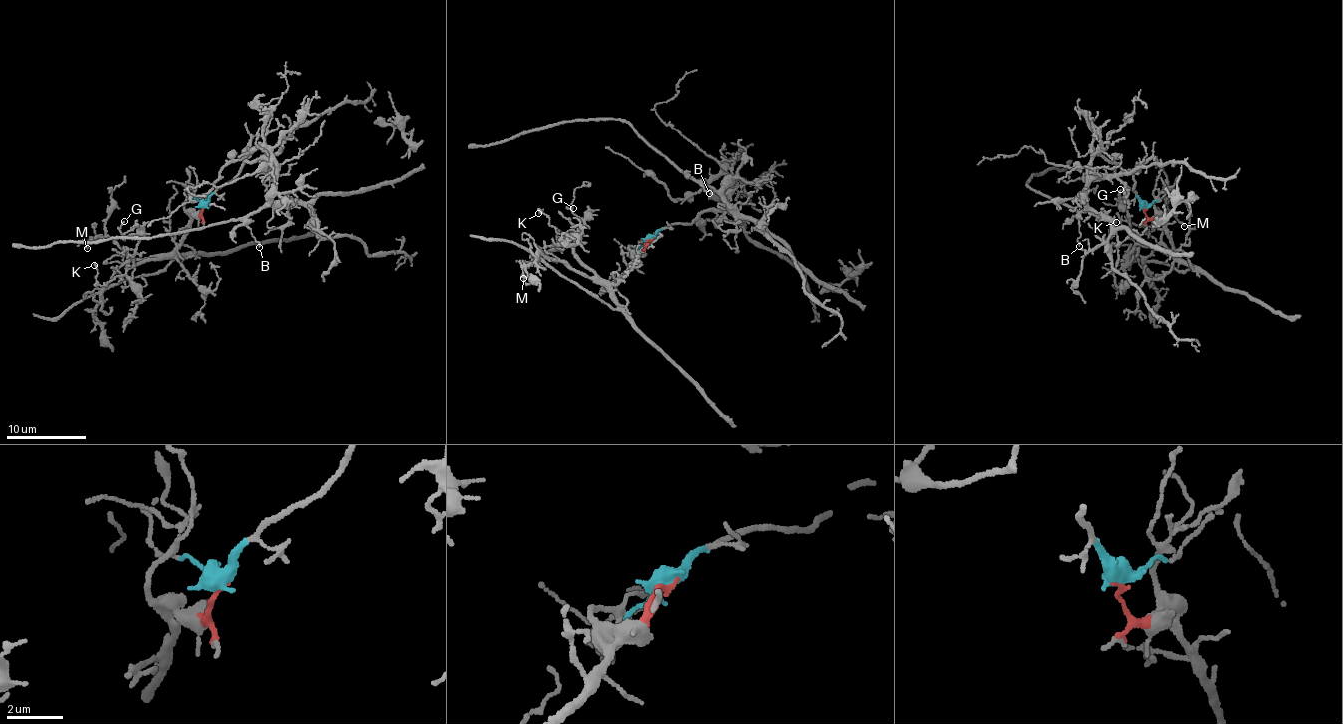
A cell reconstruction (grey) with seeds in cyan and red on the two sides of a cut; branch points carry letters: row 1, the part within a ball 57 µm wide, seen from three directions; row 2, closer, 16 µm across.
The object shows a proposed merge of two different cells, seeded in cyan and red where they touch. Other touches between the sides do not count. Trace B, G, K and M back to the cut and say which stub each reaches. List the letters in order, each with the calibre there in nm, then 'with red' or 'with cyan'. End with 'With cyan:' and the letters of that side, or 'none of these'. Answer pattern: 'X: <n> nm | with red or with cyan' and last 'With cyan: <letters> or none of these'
B: 110 nm | with cyan
G: 100 nm | with red
K: 130 nm | with red
M: 130 nm | with red
With cyan: B

